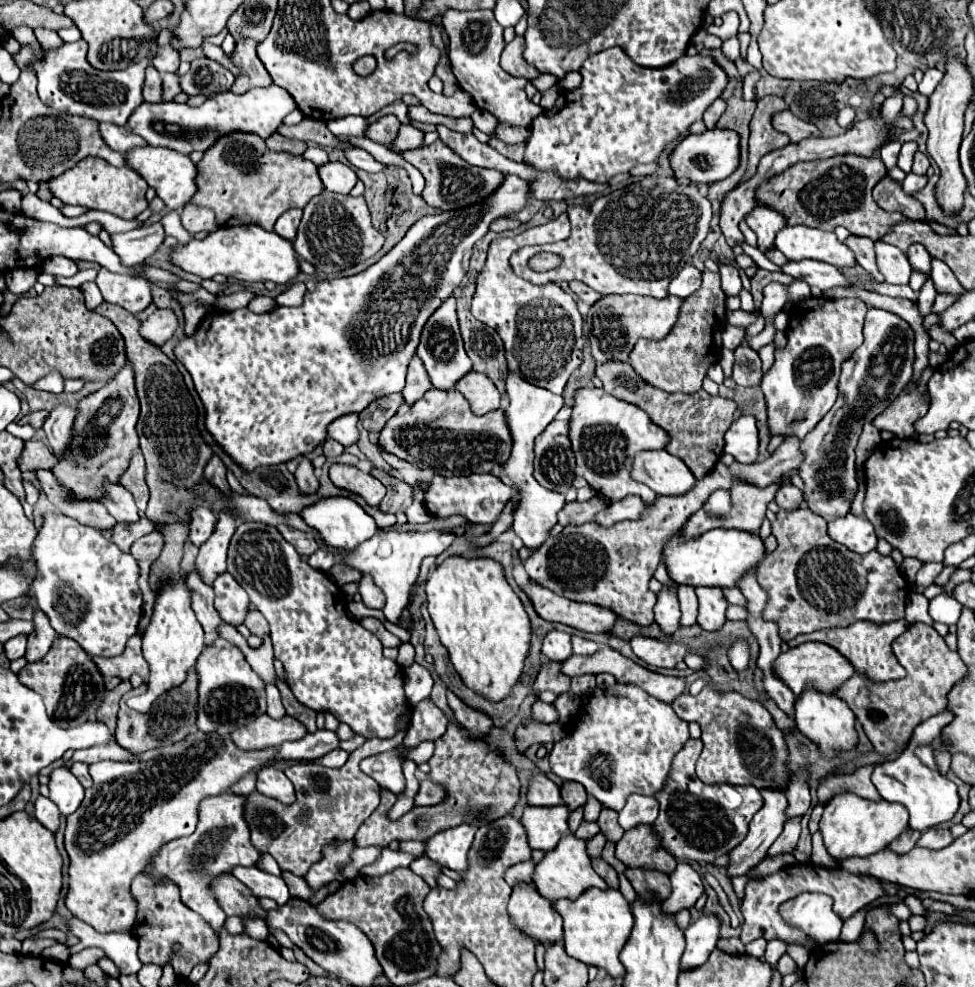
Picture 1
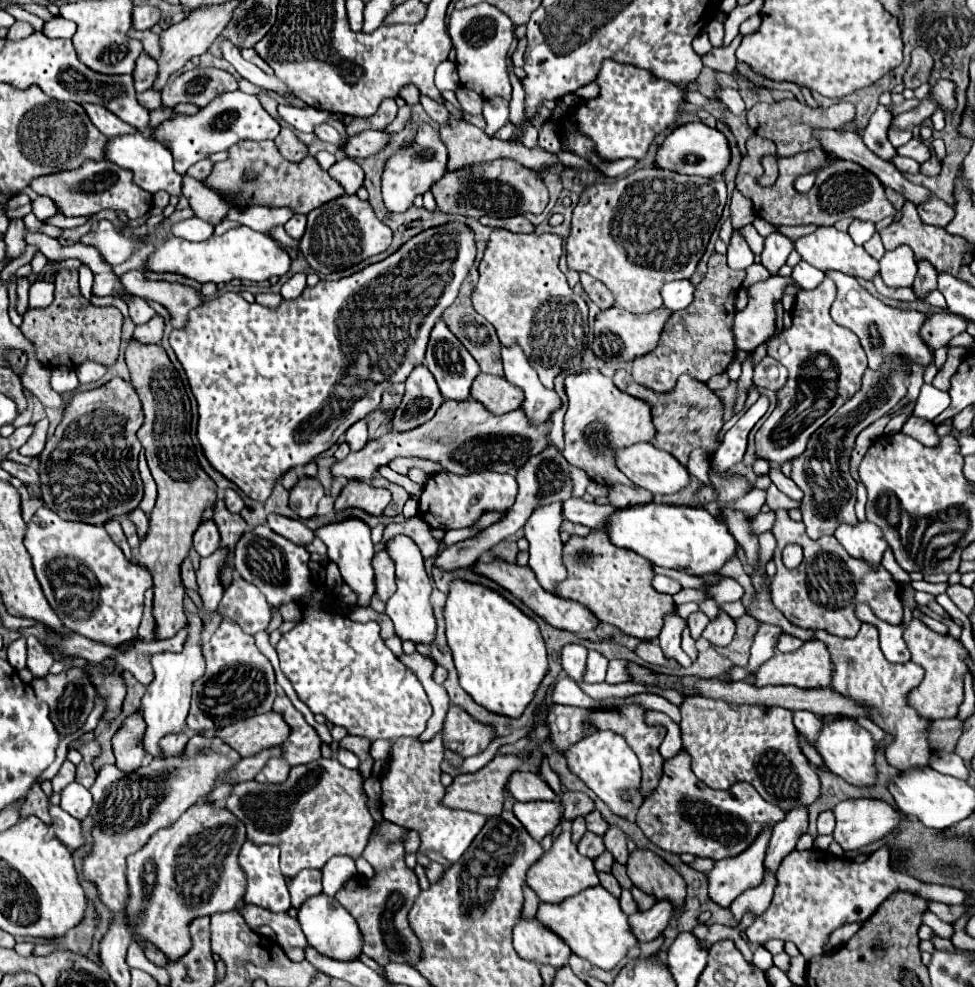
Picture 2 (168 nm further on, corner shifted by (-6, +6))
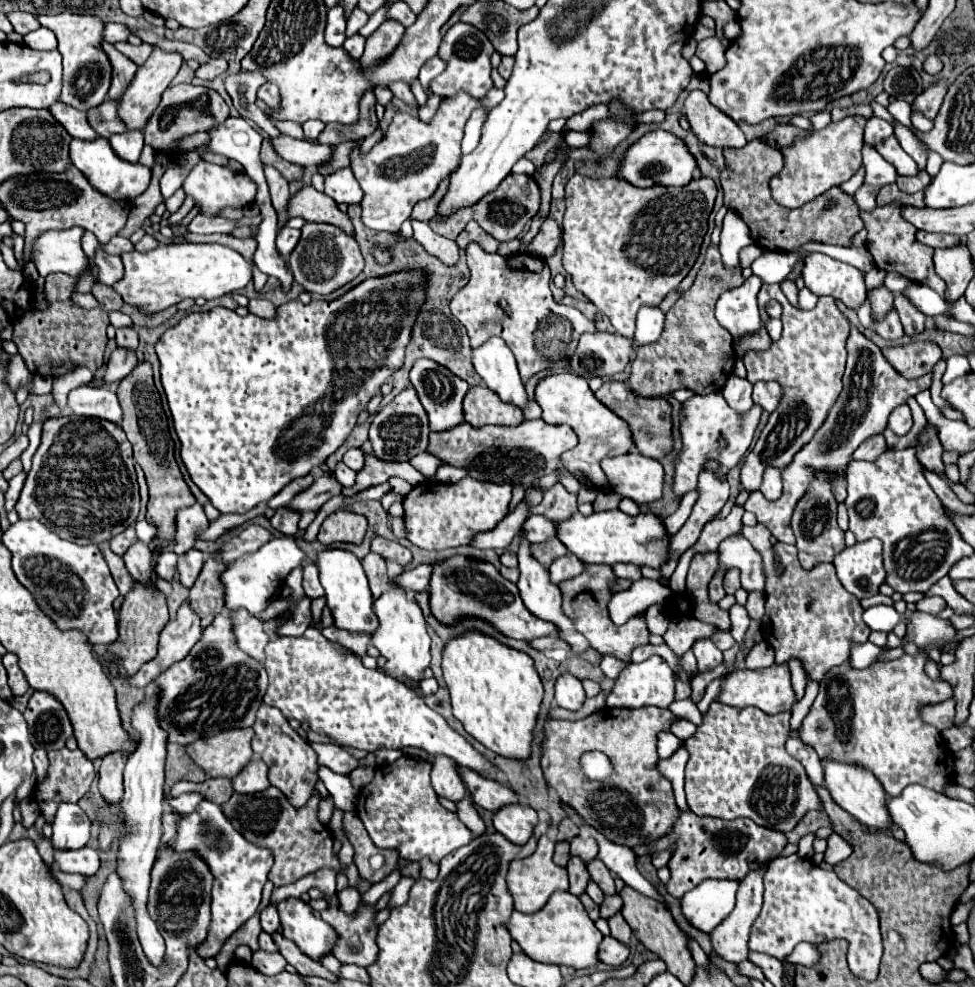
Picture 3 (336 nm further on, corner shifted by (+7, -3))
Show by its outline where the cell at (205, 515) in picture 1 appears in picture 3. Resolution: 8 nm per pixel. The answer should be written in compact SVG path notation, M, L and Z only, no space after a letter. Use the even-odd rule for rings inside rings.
M190 549L186 553L182 553L178 557L178 573L180 573L180 581L190 587L194 585L200 569L204 565L204 553L198 549Z

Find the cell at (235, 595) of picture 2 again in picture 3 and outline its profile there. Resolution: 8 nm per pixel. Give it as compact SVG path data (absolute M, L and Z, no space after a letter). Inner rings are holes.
M246 609L228 611L232 621L232 631L236 637L238 647L254 657L256 661L264 661L264 647L270 641L262 629L262 621L254 615L250 615Z

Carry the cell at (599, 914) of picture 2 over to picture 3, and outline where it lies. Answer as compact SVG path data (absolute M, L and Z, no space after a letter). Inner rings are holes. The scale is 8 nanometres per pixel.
M556 891L550 901L536 913L514 911L508 921L508 931L528 957L540 963L568 965L574 969L590 969L600 965L598 947L604 935L598 931L580 899L568 891Z

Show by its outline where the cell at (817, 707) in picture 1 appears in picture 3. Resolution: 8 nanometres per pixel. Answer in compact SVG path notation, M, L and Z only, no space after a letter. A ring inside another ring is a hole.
M824 757L822 767L824 767L824 785L830 791L832 799L844 811L848 811L866 827L876 827L876 829L888 827L890 817L886 809L886 791L882 789L880 781L874 777L874 773L870 773L858 763L842 763L842 761L834 761L832 757Z

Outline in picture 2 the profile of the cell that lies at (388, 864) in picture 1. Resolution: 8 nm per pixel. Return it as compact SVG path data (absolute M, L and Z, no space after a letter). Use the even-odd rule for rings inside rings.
M437 734L431 742L419 742L417 738L399 738L391 748L391 760L381 780L381 812L391 824L405 830L417 830L421 834L421 852L441 852L449 862L457 862L479 834L487 818L483 814L451 810L441 804L445 786L441 784L443 742Z

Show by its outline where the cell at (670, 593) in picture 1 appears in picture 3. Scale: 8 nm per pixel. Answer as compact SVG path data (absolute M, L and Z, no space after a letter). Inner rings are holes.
M652 655L650 659L642 663L632 663L618 675L612 687L612 693L606 699L606 705L608 707L628 707L628 709L656 705L656 707L666 709L672 701L674 701L674 671L660 655Z

